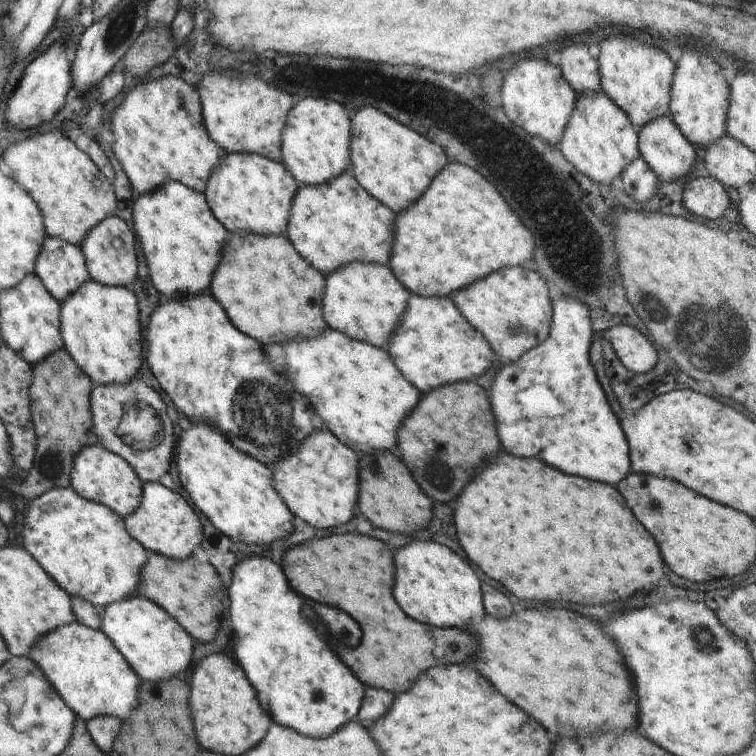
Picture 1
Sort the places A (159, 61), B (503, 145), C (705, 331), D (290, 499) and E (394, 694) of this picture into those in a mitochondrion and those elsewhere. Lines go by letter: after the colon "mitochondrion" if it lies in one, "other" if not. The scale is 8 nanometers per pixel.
A: other
B: mitochondrion
C: mitochondrion
D: other
E: other

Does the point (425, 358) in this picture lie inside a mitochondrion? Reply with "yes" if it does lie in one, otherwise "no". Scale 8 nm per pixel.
no

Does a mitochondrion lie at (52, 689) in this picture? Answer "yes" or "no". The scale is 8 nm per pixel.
no

